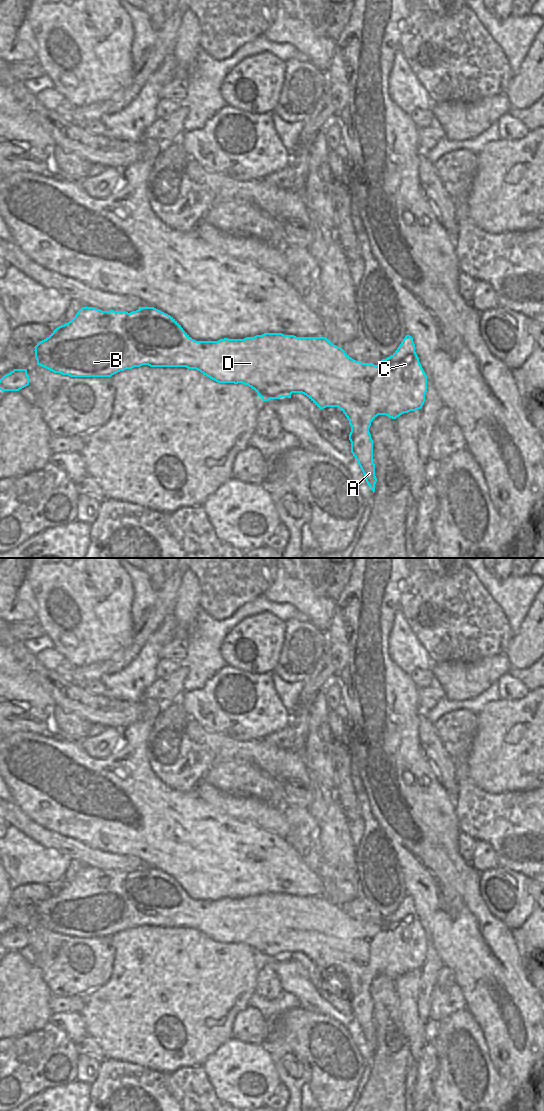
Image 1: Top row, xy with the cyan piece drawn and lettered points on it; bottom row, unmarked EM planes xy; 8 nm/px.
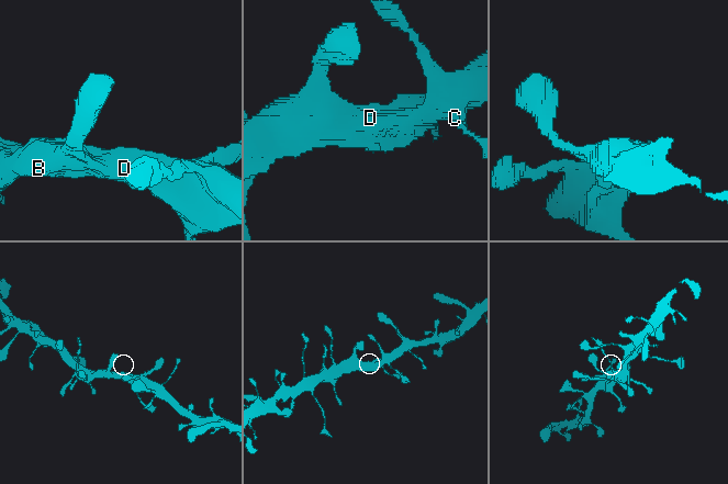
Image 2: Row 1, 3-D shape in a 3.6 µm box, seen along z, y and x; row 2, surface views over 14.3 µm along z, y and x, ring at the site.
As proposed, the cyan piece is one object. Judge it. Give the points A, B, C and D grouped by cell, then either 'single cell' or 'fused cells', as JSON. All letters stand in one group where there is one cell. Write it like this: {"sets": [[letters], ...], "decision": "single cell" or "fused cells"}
{"sets": [["A", "B", "C", "D"]], "decision": "single cell"}

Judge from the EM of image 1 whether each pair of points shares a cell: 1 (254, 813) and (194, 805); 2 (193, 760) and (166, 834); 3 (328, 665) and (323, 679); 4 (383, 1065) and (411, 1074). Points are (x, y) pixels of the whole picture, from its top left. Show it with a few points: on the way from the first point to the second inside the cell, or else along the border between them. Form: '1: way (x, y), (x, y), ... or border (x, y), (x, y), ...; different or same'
1: border (197, 795), (212, 806), (238, 819); different
2: border (160, 780), (176, 790), (194, 793); different
3: way (325, 668), (323, 676); same
4: border (411, 1059), (405, 1074), (404, 1095); different

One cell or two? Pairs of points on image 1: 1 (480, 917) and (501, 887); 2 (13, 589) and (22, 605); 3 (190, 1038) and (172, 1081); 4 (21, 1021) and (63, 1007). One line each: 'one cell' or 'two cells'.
1: two cells
2: one cell
3: two cells
4: two cells

